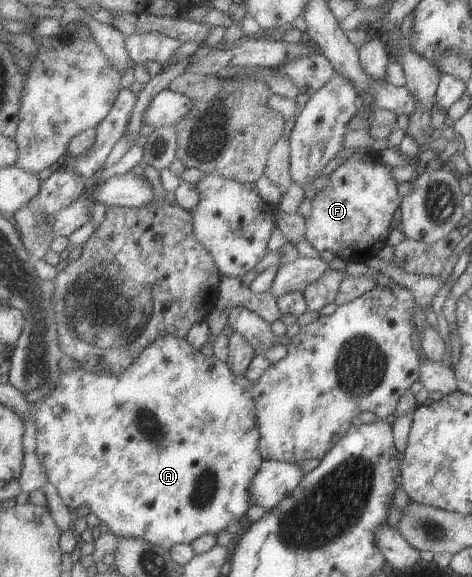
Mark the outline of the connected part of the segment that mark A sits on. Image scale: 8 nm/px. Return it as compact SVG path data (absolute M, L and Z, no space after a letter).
M176 335L160 337L150 345L132 366L121 375L112 373L93 373L82 366L66 370L58 381L54 392L43 401L38 401L36 453L40 464L46 470L48 481L59 490L62 502L74 513L82 504L86 504L90 512L104 521L114 534L132 539L144 539L161 547L172 548L175 544L188 543L206 533L218 534L228 528L232 522L242 519L251 504L251 482L261 469L265 458L260 451L260 429L257 423L257 406L253 397L254 383L246 376L233 373L228 363L209 357L201 350L192 348L188 340Z

